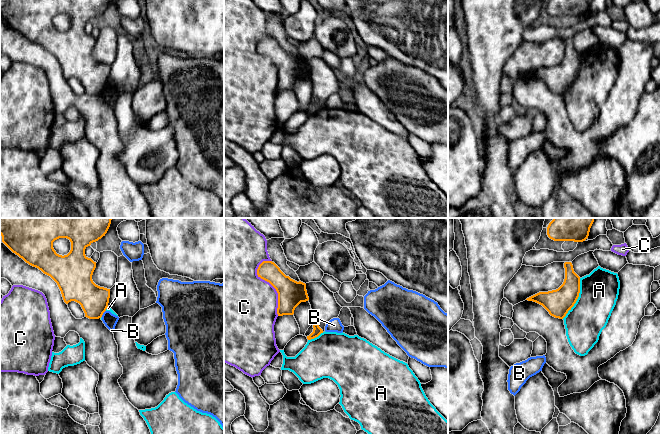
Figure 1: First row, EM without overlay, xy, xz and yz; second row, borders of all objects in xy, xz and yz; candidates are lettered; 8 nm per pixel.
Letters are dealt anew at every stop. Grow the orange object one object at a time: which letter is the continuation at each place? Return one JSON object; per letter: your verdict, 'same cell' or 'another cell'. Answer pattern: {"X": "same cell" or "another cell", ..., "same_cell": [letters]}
{"A": "another cell", "B": "another cell", "C": "another cell", "same_cell": []}

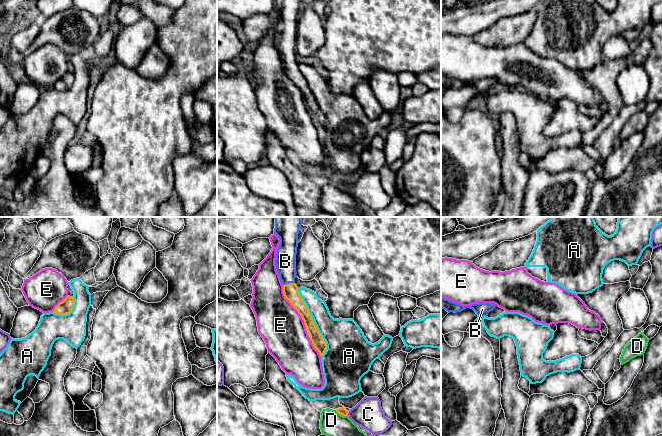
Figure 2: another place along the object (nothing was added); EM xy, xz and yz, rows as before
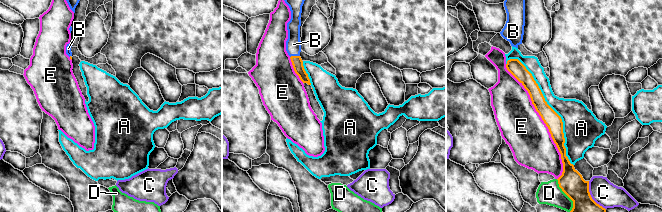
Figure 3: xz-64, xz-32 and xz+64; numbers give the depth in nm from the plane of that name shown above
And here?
{"A": "another cell", "B": "same cell", "C": "another cell", "D": "another cell", "E": "another cell", "same_cell": ["B"]}

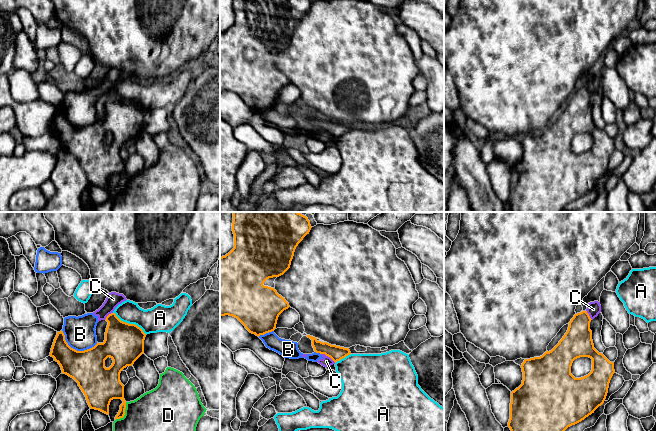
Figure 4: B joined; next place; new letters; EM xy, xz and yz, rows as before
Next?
{"A": "another cell", "B": "another cell", "C": "another cell", "D": "another cell", "same_cell": []}

